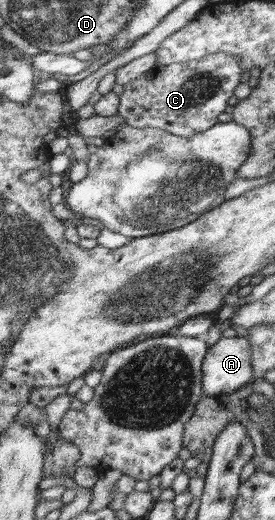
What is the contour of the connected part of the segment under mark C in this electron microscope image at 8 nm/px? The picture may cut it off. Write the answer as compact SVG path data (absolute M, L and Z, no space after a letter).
M218 52L190 62L166 65L164 68L154 67L138 79L124 85L120 98L120 112L117 114L127 125L136 128L156 128L180 137L190 137L202 133L218 123L218 116L226 111L228 101L240 84L242 64L238 56Z

